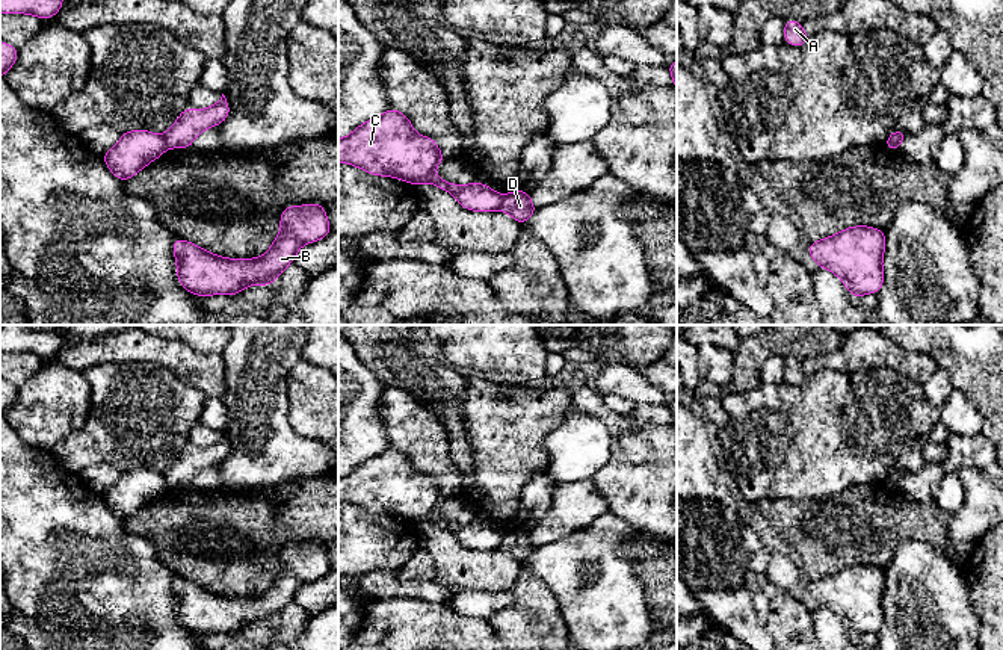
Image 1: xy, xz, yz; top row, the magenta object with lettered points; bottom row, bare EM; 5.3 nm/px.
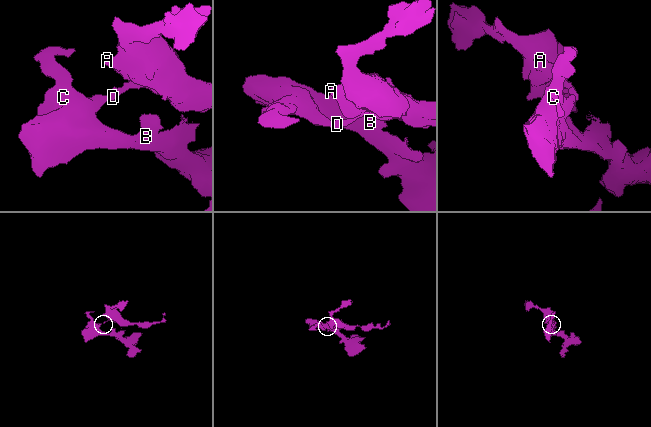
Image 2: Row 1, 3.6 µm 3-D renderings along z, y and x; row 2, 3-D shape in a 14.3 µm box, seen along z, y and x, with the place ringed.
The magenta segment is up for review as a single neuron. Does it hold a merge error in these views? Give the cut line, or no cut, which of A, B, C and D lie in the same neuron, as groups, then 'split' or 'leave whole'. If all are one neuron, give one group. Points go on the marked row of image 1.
xz (503, 197), (499, 209) | A D / B C | split

